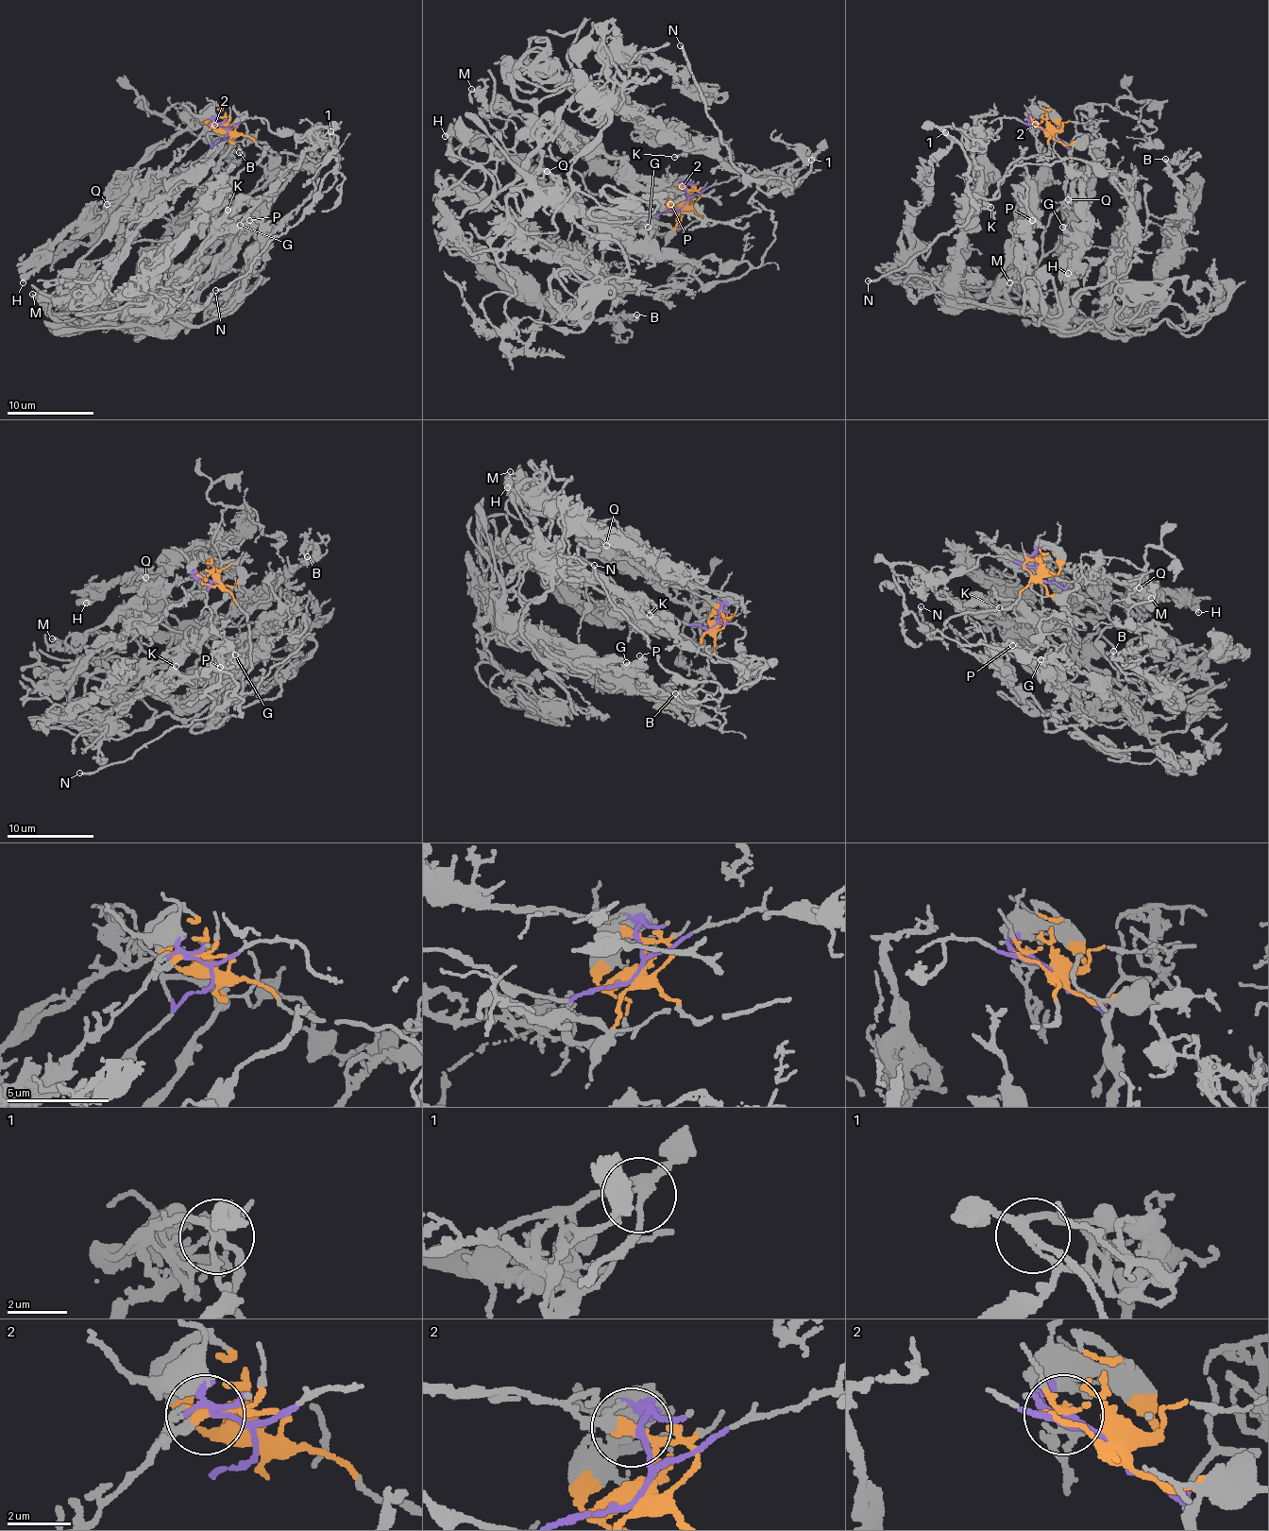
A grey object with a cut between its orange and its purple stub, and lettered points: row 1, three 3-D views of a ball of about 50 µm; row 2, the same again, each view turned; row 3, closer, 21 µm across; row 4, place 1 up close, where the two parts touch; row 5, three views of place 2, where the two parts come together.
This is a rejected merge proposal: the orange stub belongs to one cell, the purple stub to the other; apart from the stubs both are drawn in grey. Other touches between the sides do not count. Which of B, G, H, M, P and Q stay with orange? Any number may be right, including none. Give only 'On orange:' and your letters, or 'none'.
On orange: G, H, M, Q

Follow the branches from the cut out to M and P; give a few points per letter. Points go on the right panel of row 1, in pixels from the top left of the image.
M: (1048, 133), (1039, 123), (1032, 130), (1046, 170), (1017, 232), (1012, 289), (1017, 288), (1009, 283)
P: (1048, 133), (1072, 164), (1042, 250), (1120, 249), (1150, 222), (1176, 234), (1145, 329), (1037, 324), (1033, 220)

